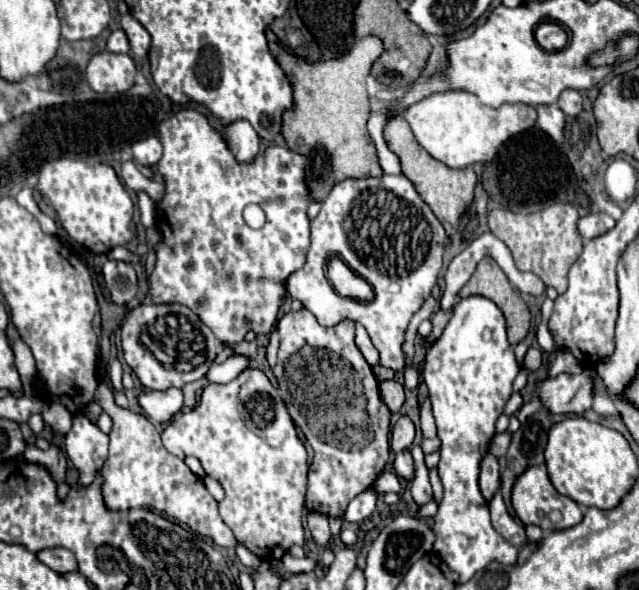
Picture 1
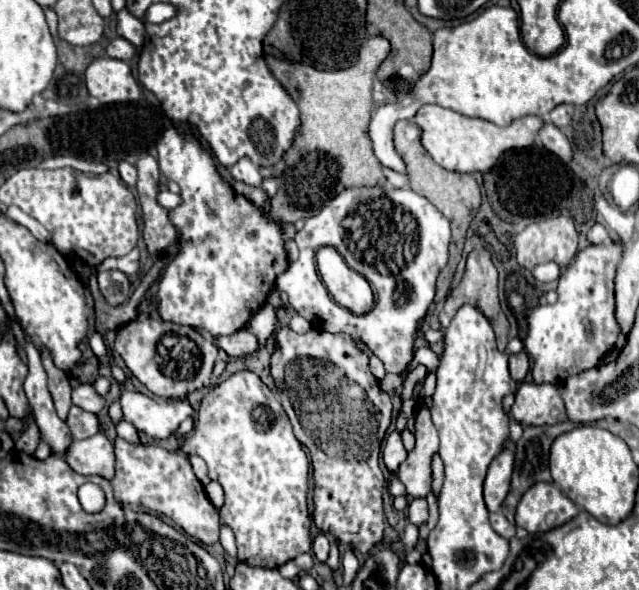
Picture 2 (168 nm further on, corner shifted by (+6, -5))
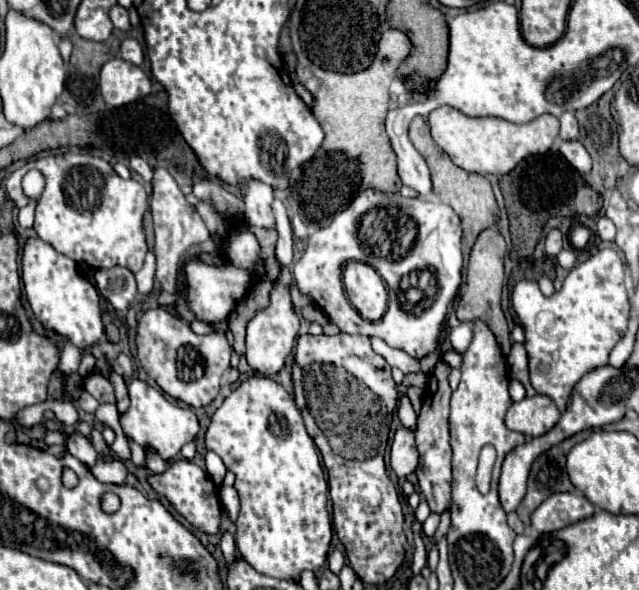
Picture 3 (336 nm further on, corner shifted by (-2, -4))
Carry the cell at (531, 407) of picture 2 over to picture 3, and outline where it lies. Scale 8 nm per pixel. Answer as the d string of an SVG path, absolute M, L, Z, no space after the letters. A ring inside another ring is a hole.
M525 397L519 403L513 403L507 411L505 425L513 431L519 431L529 437L539 437L553 429L553 425L559 421L559 409L557 405L545 397Z

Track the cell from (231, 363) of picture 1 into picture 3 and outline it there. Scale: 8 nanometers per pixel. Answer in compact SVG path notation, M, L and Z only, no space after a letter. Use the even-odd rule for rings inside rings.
M133 379L129 385L129 399L131 405L127 413L121 415L121 427L127 435L127 439L135 441L143 449L153 449L159 453L161 459L173 461L179 457L179 451L185 443L193 441L199 433L199 421L191 409L183 409L179 405L173 405L165 399L165 395L151 385Z

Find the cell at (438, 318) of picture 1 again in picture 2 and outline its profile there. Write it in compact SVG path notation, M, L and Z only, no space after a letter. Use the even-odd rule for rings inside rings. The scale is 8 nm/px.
M473 250L467 258L467 272L463 274L463 280L459 282L459 286L455 290L449 292L447 300L445 300L445 306L443 310L439 312L439 324L443 328L449 326L451 318L455 316L455 312L463 306L463 304L471 304L475 308L479 308L491 322L493 330L495 330L495 336L497 336L497 346L501 352L505 352L507 348L507 340L509 340L509 322L501 310L501 304L499 304L499 286L497 286L497 270L491 262L491 254L487 250Z

